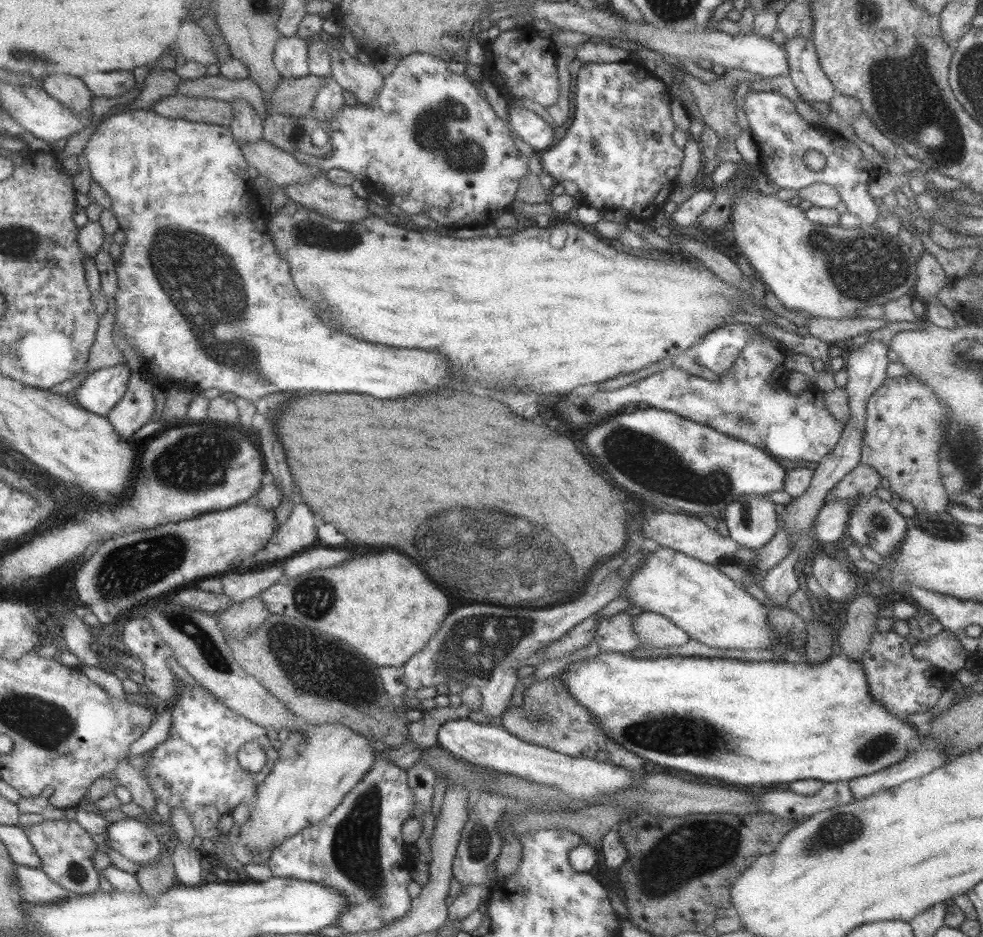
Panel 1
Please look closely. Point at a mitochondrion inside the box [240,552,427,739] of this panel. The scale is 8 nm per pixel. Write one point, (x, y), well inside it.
(294, 646)

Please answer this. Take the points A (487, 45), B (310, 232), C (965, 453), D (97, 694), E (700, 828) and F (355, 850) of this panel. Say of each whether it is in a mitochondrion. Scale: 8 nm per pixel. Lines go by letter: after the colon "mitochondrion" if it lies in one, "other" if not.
A: other
B: mitochondrion
C: mitochondrion
D: other
E: other
F: mitochondrion

